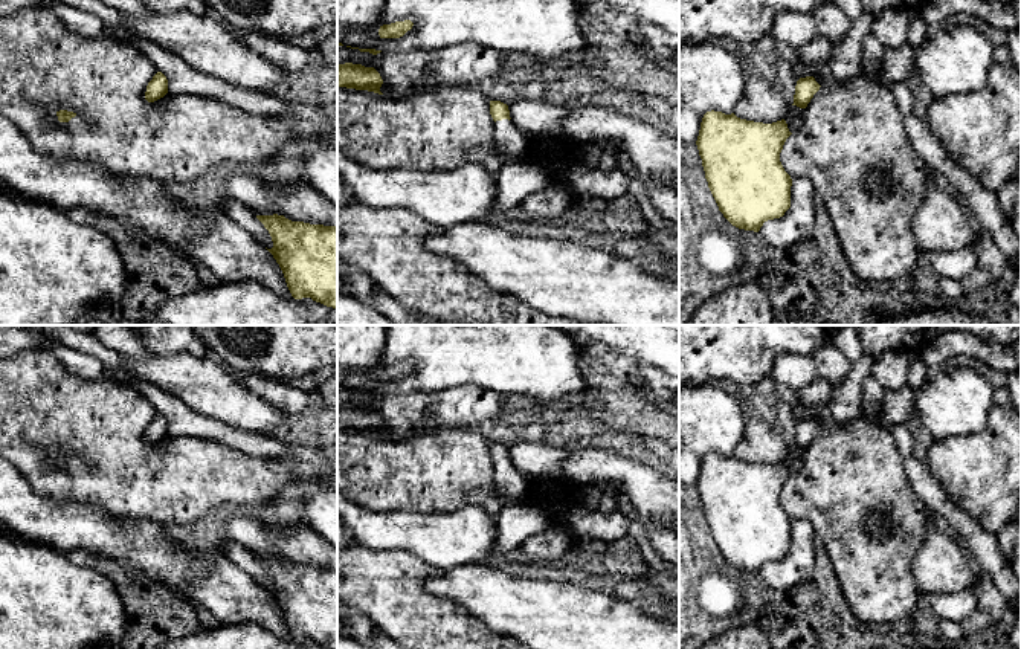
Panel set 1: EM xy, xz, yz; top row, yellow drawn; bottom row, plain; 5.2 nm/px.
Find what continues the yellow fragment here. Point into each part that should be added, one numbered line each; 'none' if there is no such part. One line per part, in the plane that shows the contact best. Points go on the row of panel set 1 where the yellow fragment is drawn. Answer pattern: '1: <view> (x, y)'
1: xz (508, 141)

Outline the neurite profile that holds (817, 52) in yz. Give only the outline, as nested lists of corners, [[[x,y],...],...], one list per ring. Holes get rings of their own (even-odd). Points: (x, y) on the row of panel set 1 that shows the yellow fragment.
[[[818,35],[812,43],[798,49],[800,61],[815,66],[823,66],[832,52],[833,44],[823,35]]]

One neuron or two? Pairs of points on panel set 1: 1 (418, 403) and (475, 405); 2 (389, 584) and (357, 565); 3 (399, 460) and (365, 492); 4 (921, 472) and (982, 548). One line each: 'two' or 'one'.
1: one
2: one
3: one
4: one

